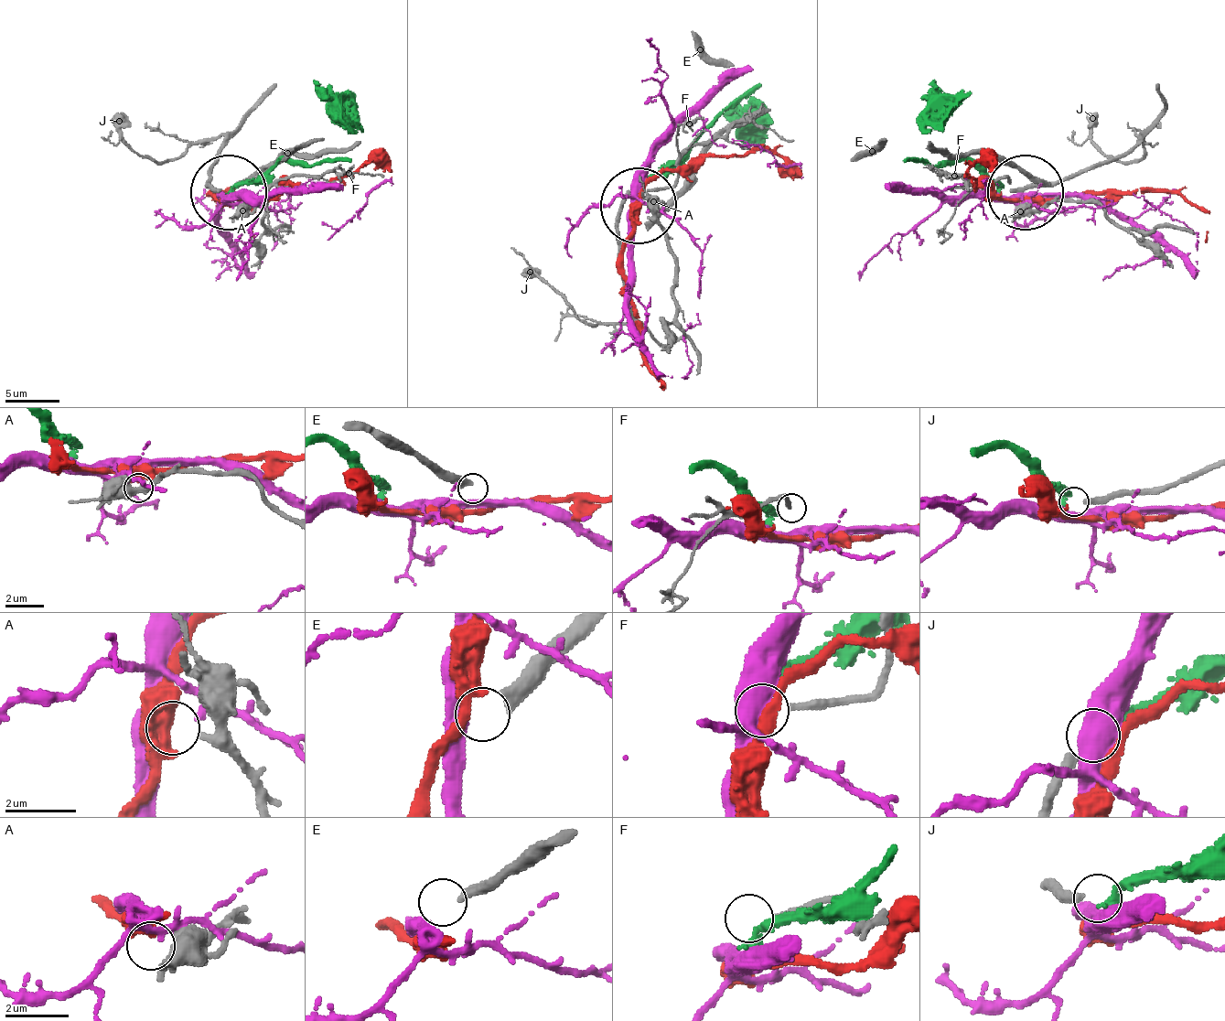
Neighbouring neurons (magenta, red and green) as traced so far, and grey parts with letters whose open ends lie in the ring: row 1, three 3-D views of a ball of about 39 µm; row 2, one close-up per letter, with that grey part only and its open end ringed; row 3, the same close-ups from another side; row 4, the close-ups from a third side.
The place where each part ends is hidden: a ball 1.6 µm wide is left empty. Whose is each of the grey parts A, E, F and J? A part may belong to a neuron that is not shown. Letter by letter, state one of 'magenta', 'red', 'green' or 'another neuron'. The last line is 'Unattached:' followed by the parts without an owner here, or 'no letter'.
A: another neuron
E: another neuron
F: another neuron
J: green
Unattached: A, E, F

